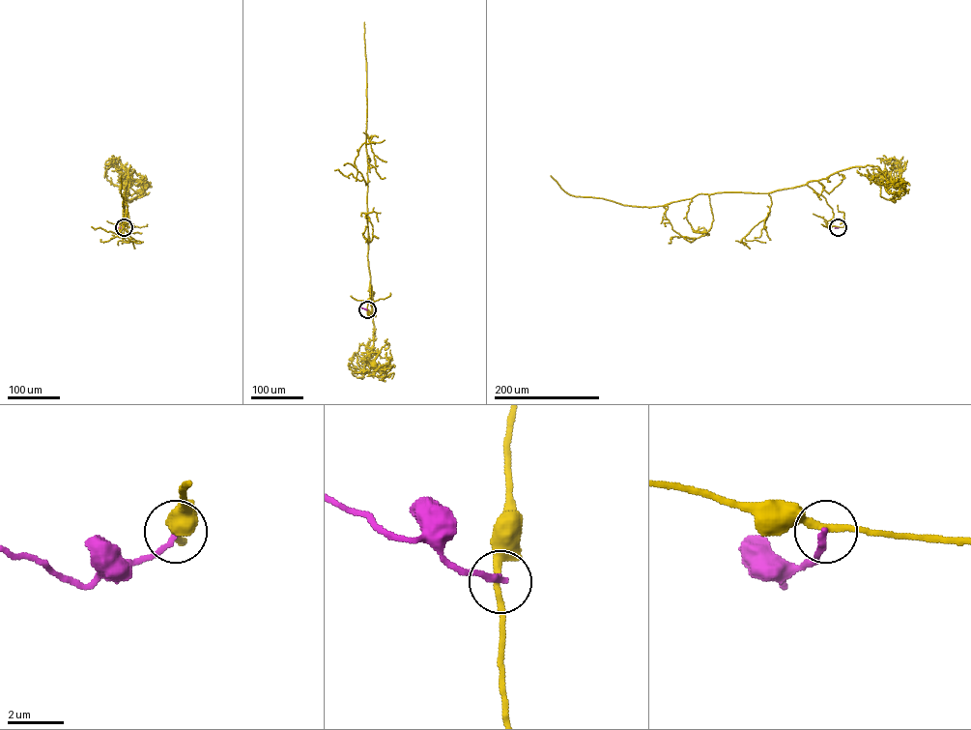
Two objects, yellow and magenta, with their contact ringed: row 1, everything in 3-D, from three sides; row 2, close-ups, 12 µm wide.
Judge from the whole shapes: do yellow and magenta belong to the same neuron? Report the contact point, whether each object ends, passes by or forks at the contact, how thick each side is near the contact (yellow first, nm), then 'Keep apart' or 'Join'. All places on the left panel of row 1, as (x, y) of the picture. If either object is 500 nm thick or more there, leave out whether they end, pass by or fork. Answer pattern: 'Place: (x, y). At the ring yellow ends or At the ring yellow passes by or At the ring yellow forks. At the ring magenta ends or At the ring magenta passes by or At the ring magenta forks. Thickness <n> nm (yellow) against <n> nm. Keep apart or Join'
Place: (124, 227). At the ring yellow passes by. At the ring magenta ends. Thickness 240 nm (yellow) against 220 nm. Keep apart

